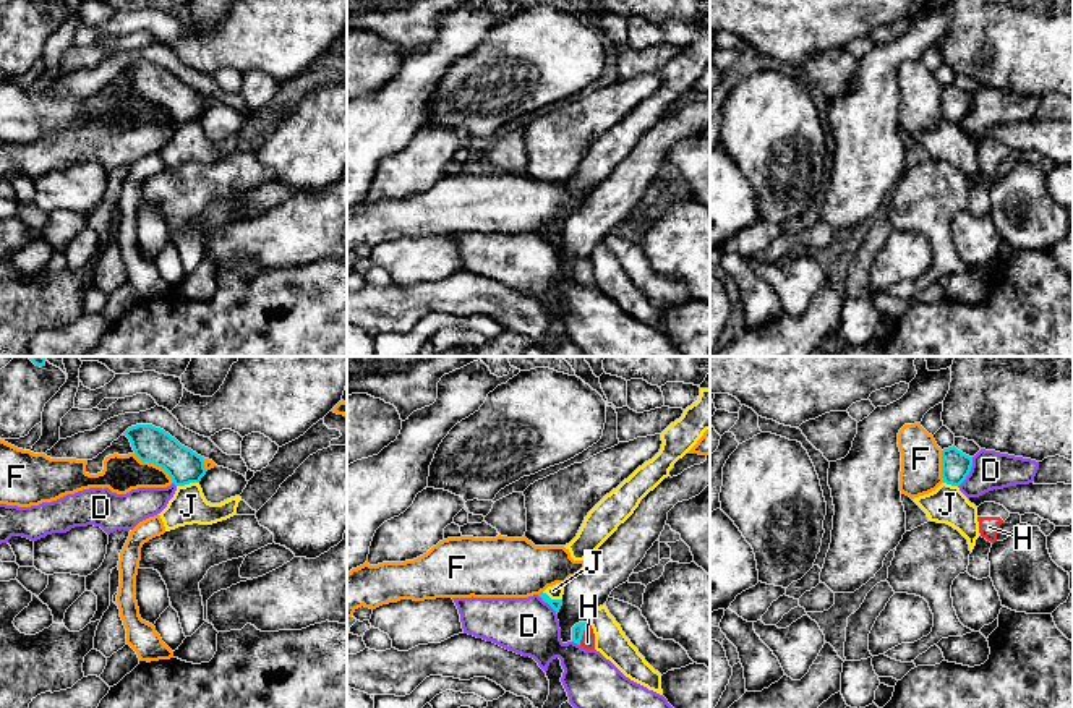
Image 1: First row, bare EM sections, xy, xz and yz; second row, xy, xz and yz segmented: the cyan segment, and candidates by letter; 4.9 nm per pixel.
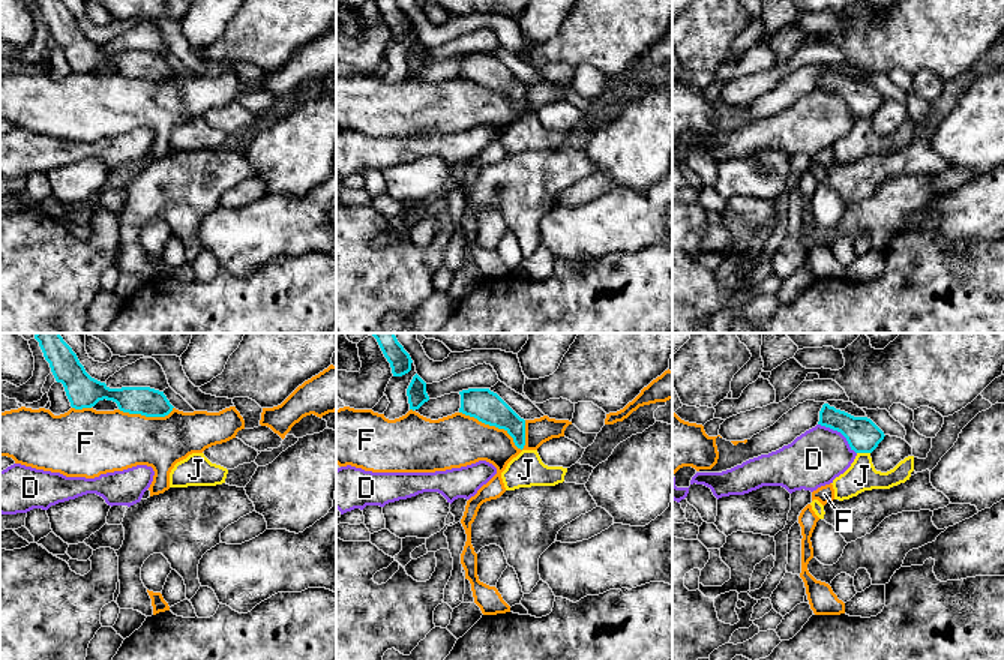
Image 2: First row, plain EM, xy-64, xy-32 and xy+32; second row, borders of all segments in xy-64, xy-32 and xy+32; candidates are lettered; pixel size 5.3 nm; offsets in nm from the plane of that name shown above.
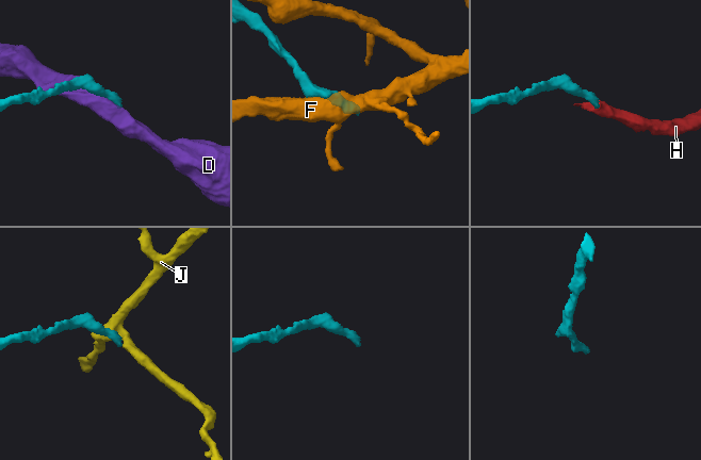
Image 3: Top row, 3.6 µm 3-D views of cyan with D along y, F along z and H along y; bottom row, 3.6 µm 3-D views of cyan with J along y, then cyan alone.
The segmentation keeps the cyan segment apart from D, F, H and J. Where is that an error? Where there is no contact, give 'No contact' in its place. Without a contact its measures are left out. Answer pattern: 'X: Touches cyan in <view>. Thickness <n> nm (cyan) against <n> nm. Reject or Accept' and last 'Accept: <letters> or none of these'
D: Touches cyan in yz. Thickness 140 nm (cyan) against 190 nm. Reject
F: Touches cyan in xy. Thickness 180 nm (cyan) against 190 nm. Reject
H: Touches cyan in xz. Thickness 60 nm (cyan) against 70 nm. Accept
J: Touches cyan in xy. Thickness 170 nm (cyan) against 180 nm. Reject
Accept: H

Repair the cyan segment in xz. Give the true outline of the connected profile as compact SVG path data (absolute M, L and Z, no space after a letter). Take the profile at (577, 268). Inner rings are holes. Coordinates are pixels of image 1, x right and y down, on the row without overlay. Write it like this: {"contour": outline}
{"contour": "M579 259L572 264L572 279L585 287L595 287L595 271L590 259Z"}

